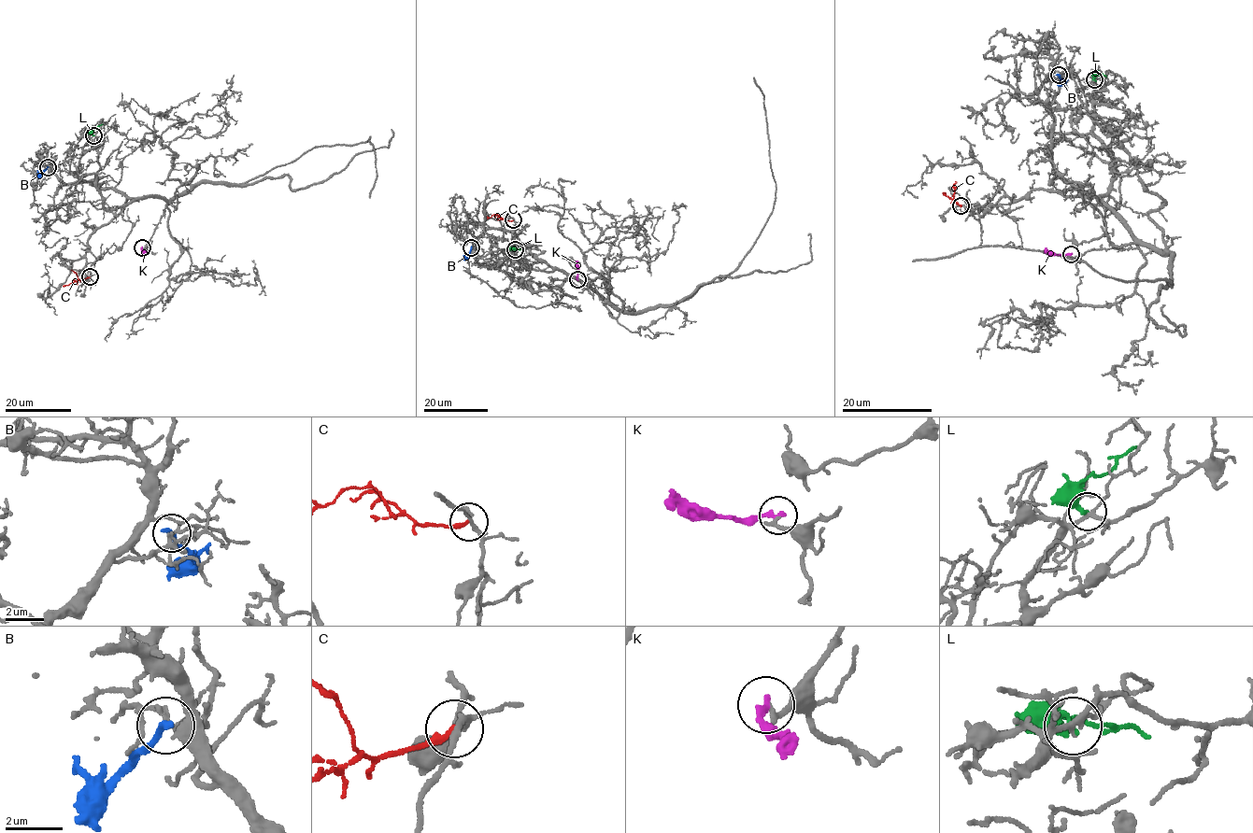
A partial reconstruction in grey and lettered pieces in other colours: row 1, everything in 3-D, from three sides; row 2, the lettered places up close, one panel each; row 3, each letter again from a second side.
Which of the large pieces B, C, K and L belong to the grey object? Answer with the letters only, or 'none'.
none

